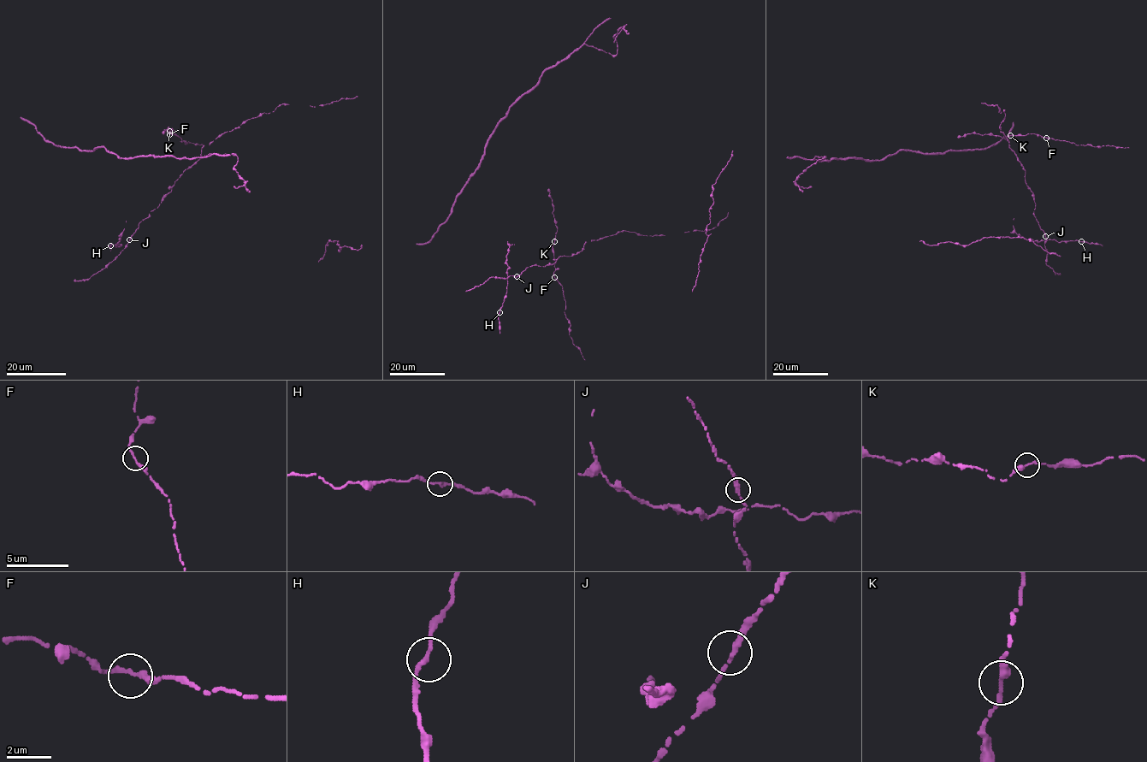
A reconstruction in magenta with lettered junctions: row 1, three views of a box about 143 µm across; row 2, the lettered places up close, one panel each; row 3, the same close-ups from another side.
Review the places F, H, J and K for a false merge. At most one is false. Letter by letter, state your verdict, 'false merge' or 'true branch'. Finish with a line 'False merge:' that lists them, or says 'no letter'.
F: true branch
H: true branch
J: true branch
K: true branch
False merge: no letter

